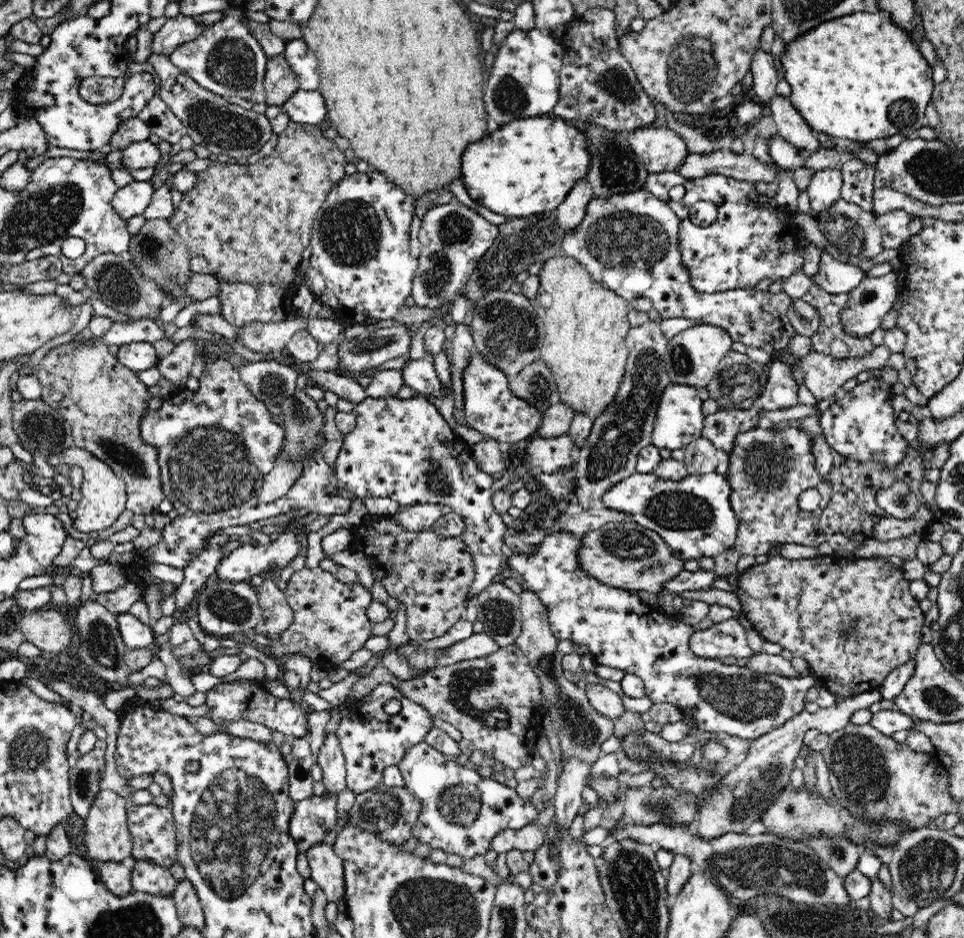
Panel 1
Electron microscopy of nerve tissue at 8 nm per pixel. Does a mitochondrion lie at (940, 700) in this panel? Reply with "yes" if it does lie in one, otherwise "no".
yes

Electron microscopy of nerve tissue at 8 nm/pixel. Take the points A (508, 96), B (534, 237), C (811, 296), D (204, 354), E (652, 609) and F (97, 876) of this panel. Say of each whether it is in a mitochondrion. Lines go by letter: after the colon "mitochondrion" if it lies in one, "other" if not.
A: mitochondrion
B: mitochondrion
C: other
D: other
E: other
F: other

